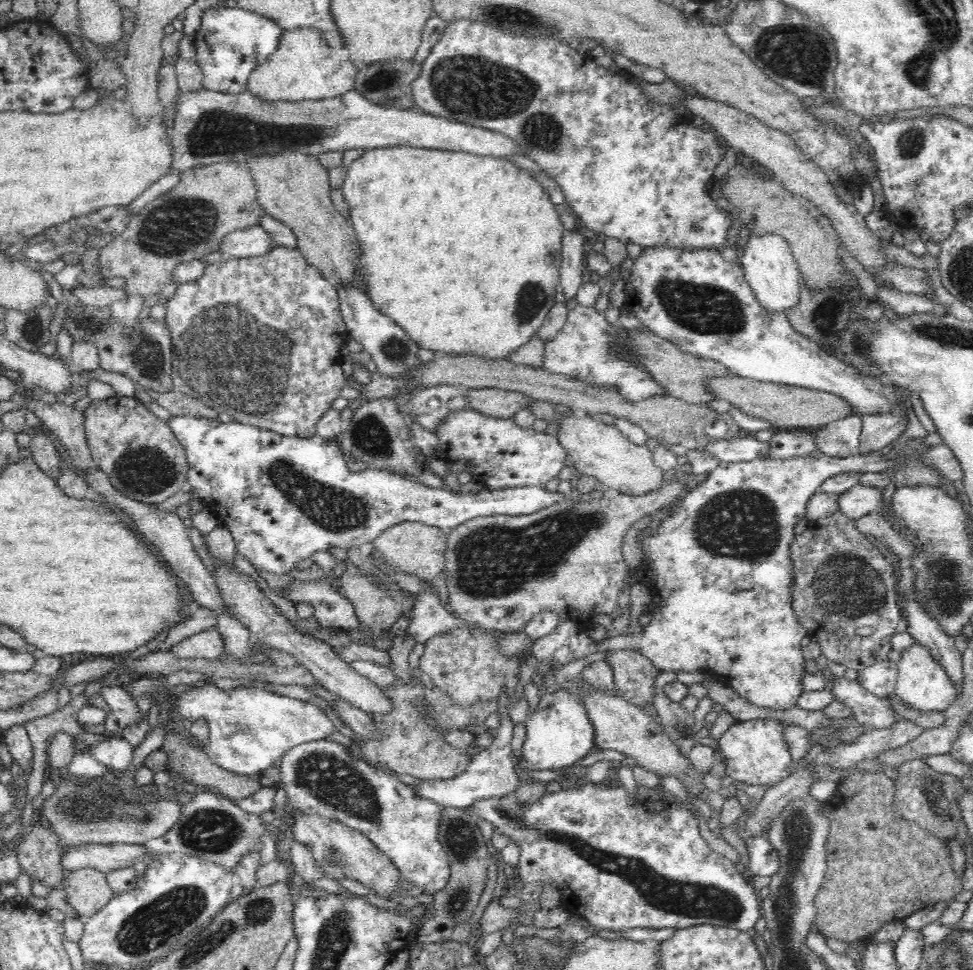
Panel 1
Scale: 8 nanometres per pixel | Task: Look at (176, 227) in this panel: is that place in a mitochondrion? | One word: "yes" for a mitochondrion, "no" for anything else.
yes

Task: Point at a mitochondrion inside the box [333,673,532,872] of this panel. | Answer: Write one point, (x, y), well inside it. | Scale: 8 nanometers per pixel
(459, 837)

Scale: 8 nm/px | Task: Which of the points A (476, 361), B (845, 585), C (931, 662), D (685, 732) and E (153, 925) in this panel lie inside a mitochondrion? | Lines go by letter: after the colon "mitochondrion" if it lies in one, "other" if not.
A: other
B: mitochondrion
C: other
D: other
E: mitochondrion

